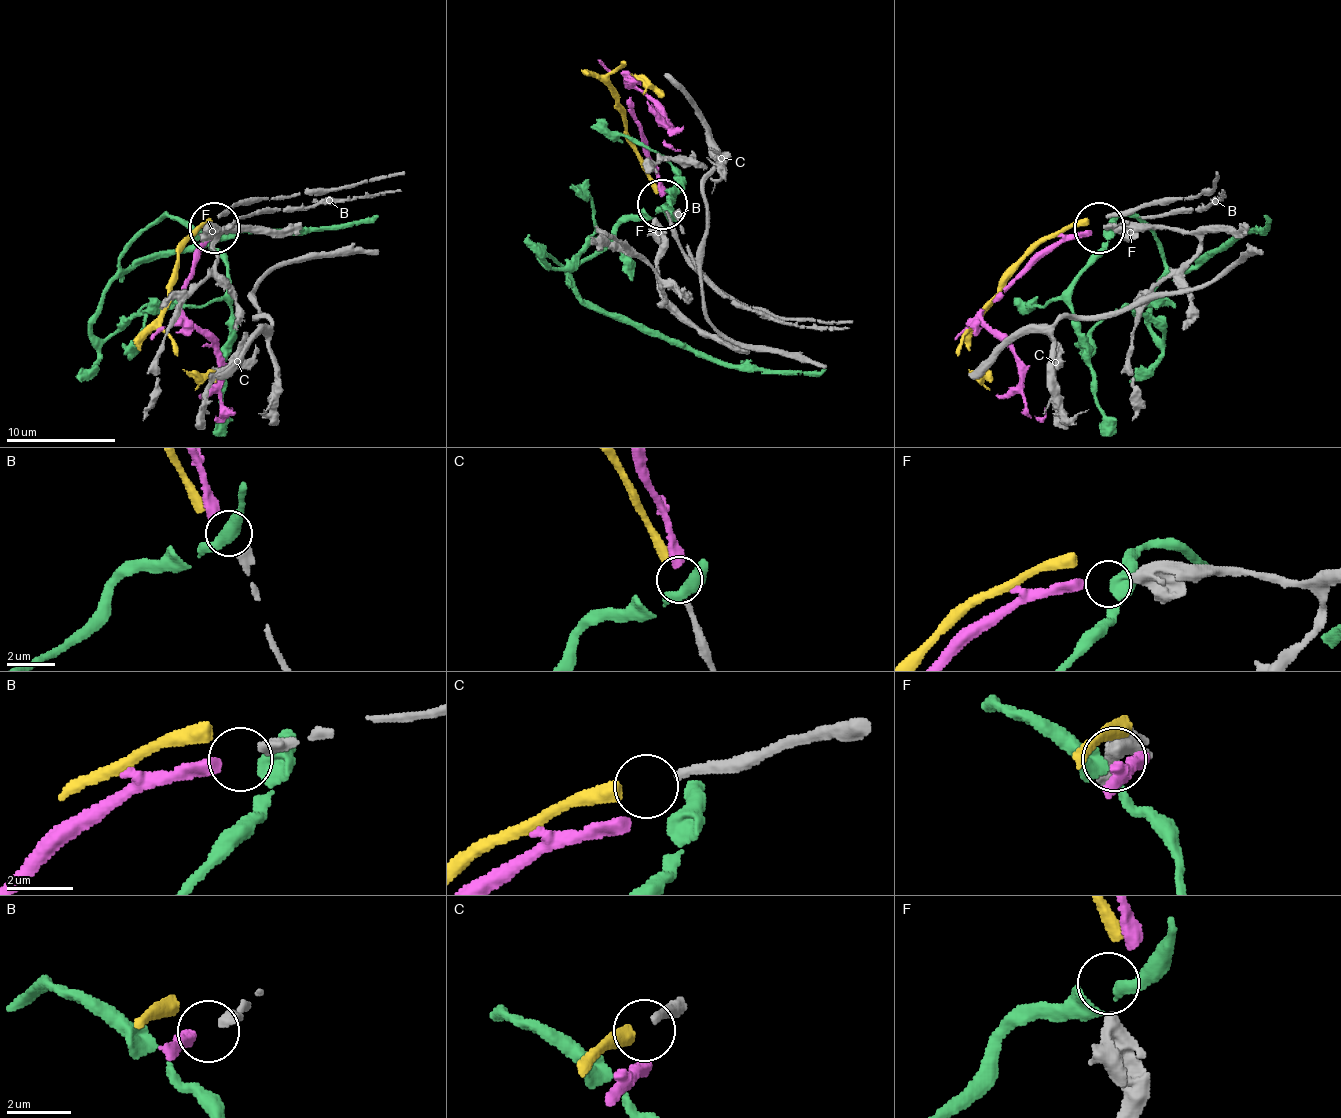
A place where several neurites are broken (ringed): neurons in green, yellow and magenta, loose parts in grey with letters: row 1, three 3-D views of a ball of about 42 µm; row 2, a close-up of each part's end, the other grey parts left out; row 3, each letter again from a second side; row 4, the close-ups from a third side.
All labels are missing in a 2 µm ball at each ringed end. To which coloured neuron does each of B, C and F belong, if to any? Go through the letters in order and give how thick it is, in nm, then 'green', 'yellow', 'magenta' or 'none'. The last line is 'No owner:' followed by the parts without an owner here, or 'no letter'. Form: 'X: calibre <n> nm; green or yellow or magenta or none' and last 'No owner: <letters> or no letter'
B: calibre 400 nm; none
C: calibre 240 nm; yellow
F: calibre 500 nm; none
No owner: B, F

